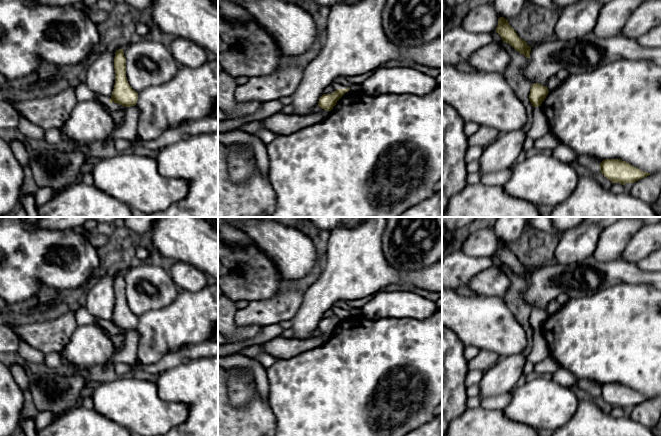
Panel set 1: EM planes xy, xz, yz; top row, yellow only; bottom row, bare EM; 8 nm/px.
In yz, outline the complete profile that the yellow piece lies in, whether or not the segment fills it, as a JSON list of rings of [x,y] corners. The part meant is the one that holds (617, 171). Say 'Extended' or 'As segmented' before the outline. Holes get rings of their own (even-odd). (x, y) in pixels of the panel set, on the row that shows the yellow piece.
As segmented. [[[605,159],[600,162],[600,171],[612,183],[634,183],[651,173],[643,172],[640,169],[620,159]]]

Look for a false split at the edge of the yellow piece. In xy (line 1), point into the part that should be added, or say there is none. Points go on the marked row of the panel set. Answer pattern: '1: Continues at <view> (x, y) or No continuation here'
1: No continuation here

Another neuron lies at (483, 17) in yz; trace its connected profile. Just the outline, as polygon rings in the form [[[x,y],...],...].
[[[483,1],[475,3],[468,14],[465,16],[461,26],[473,33],[490,33],[496,31],[498,19],[503,17],[494,6]]]

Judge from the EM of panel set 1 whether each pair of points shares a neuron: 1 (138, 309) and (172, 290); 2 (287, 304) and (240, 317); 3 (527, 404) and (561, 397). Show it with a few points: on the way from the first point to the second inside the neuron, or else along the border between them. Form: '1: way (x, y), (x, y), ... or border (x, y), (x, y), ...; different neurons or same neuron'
1: way (146, 301), (154, 296), (159, 296), (164, 291); same neuron
2: way (275, 309), (252, 314); same neuron
3: way (535, 404), (553, 404); same neuron

